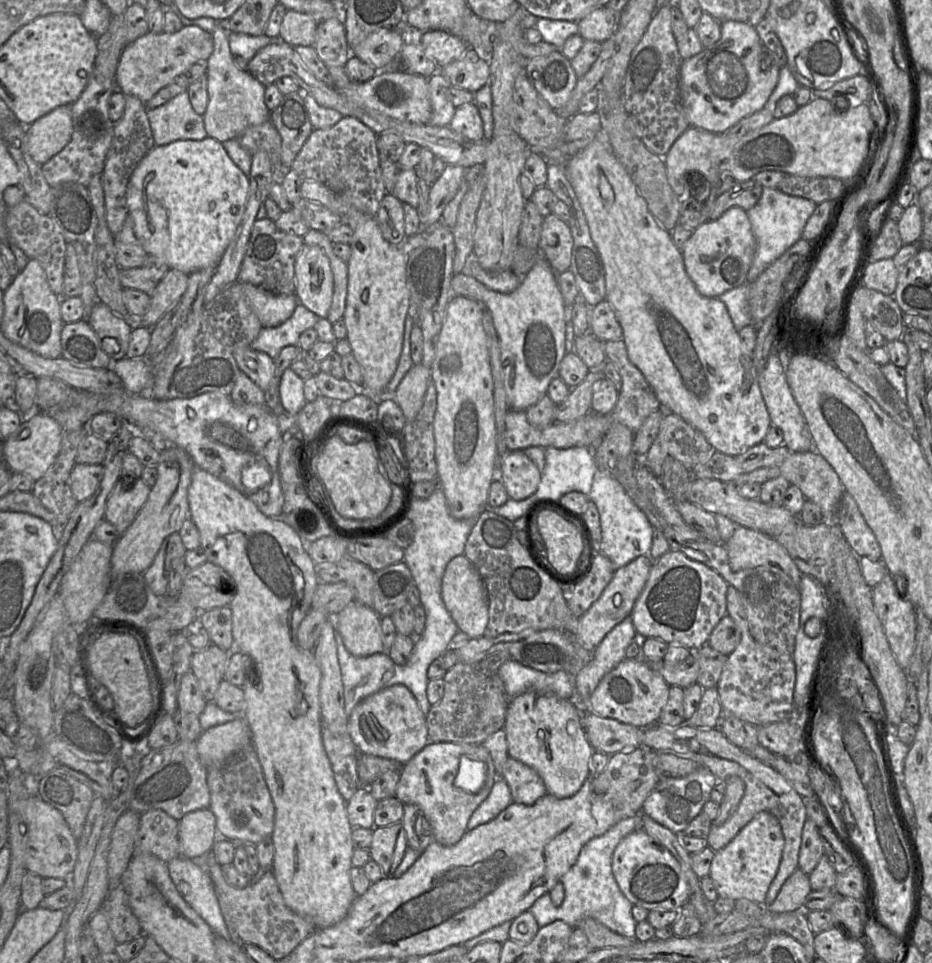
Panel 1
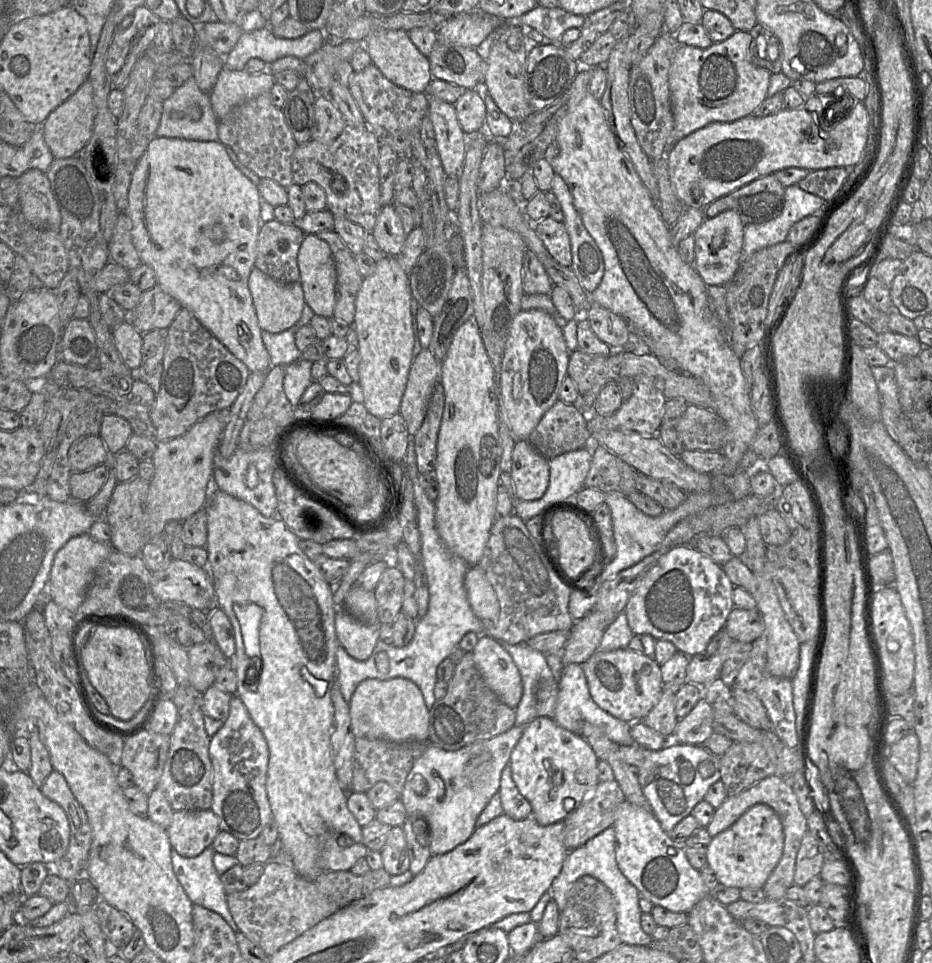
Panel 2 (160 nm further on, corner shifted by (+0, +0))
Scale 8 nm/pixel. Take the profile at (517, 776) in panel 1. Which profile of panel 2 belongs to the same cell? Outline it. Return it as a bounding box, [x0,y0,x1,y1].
[499,765,532,820]

